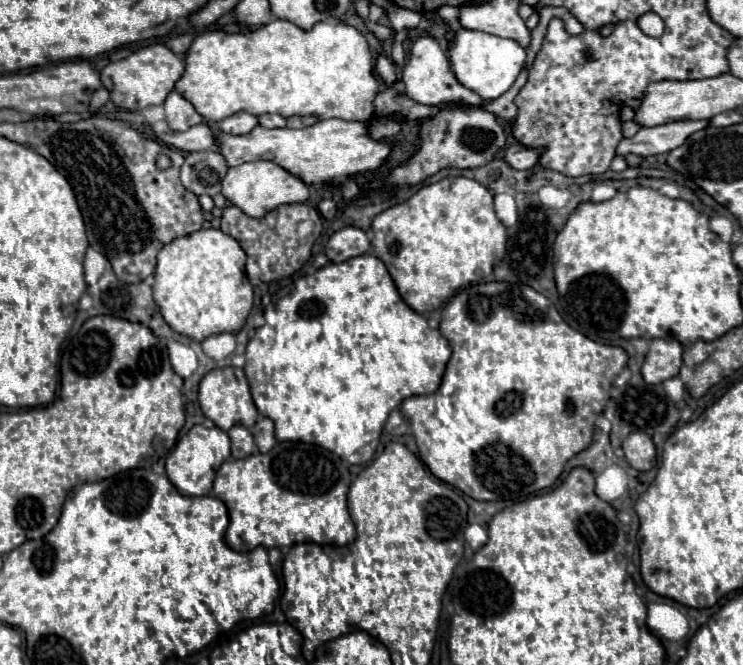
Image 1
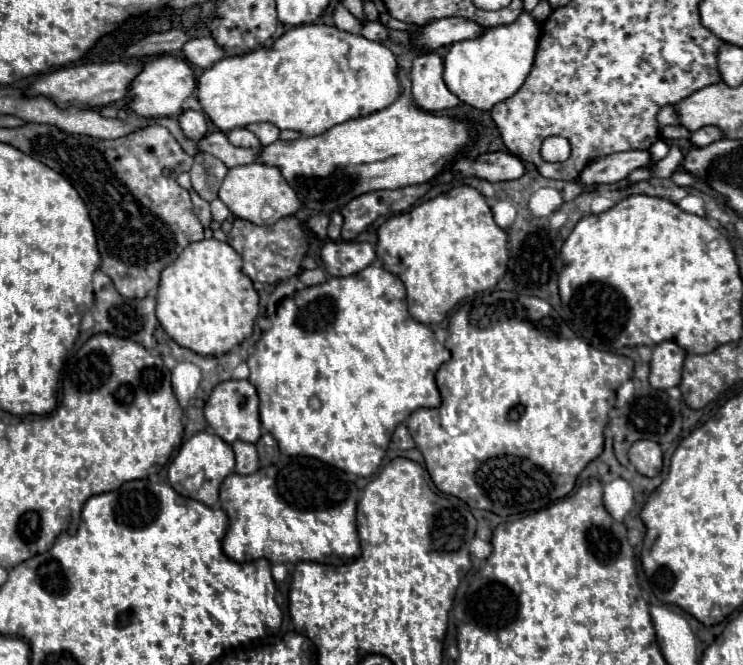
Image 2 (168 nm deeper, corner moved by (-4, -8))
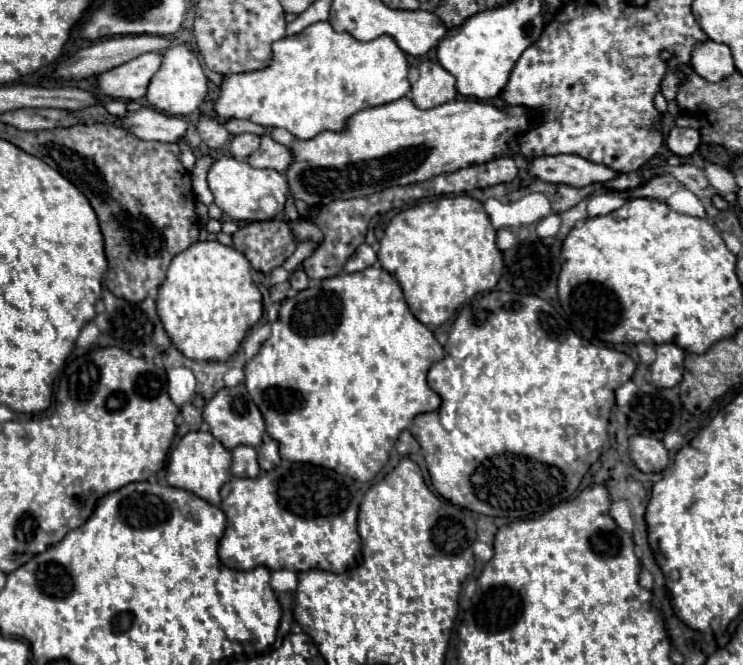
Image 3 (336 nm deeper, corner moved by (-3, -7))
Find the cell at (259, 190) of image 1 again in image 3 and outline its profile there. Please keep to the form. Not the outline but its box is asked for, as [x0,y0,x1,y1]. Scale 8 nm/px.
[207,157,287,221]

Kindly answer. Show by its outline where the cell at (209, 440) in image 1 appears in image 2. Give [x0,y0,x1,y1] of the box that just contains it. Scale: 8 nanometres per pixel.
[168,432,234,508]

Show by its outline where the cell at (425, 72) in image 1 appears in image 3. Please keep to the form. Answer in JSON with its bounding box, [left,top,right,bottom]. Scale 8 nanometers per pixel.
[411,59,455,109]

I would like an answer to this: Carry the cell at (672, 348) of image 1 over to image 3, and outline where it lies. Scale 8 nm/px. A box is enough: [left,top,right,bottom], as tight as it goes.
[651,343,685,387]

